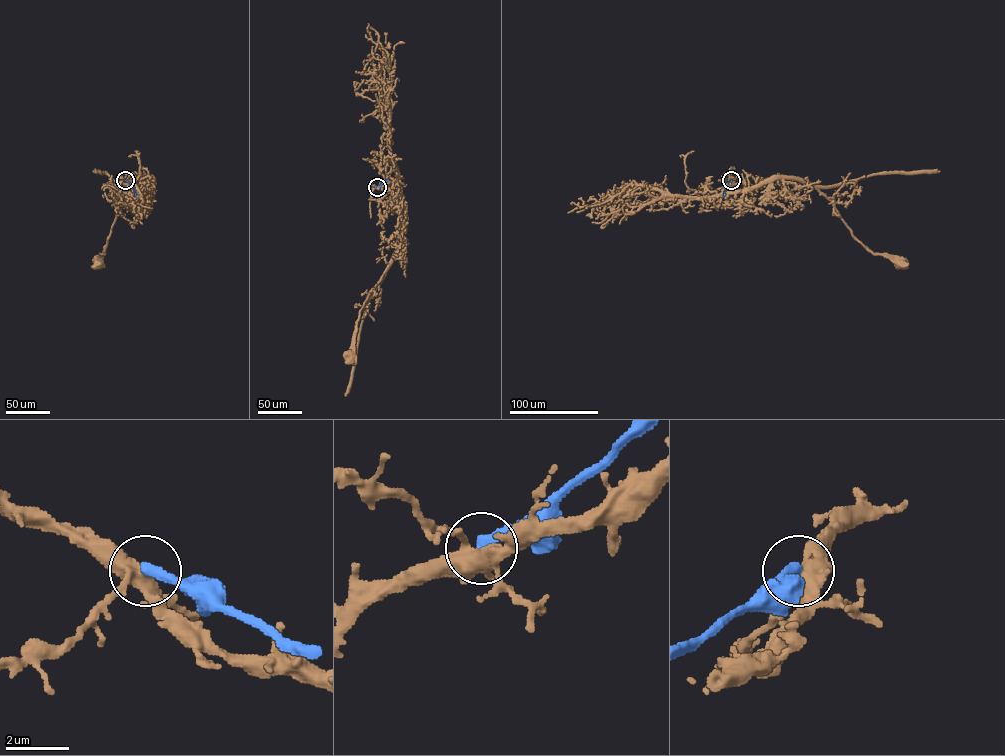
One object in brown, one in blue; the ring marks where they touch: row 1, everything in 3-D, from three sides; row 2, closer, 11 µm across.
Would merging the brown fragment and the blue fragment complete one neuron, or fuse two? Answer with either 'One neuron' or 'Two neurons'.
Two neurons

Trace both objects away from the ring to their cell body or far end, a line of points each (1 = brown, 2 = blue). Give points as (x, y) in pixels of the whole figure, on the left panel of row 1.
1: (125, 180), (147, 190), (153, 186), (152, 179), (144, 179), (122, 202), (97, 262)
2: (125, 180), (133, 186), (136, 195)

